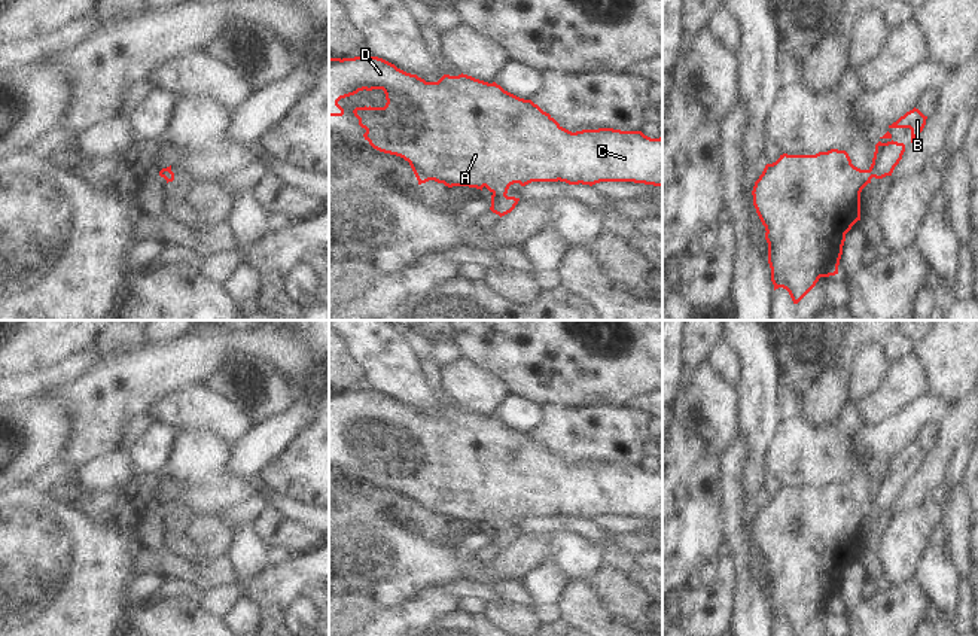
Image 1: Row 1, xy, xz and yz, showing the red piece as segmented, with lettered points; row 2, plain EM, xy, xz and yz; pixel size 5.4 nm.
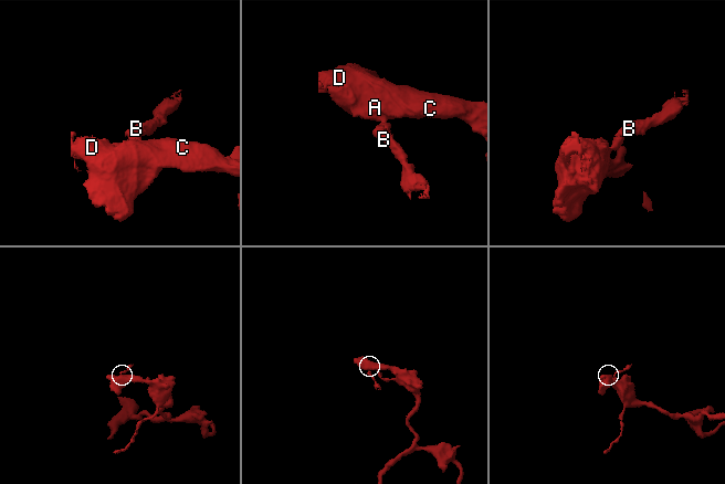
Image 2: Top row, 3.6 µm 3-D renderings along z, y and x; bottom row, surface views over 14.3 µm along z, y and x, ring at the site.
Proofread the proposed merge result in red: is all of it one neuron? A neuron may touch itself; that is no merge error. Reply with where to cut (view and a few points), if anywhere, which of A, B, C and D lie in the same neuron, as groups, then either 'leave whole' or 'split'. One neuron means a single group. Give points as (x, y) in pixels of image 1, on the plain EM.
cut in xz along (493, 526), (505, 529); A C D / B; split

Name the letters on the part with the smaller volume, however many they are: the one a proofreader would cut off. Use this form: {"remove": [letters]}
{"remove": ["B"]}

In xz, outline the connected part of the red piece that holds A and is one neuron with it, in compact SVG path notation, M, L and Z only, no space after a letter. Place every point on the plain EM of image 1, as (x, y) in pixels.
M378 390L329 392L329 450L342 450L341 432L359 424L383 423L384 441L356 441L354 450L366 463L369 478L384 487L396 489L409 496L418 518L429 514L448 521L469 520L506 529L514 517L525 520L531 515L566 515L569 518L595 518L600 515L634 515L662 520L662 471L651 472L642 465L613 462L582 463L572 466L563 462L549 447L531 433L505 424L496 416L488 417L467 408L444 408L438 416L426 416Z

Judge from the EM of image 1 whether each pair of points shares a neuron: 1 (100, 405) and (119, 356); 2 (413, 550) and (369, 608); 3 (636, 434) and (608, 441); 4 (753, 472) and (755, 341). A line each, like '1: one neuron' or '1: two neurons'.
1: one neuron
2: one neuron
3: one neuron
4: one neuron

